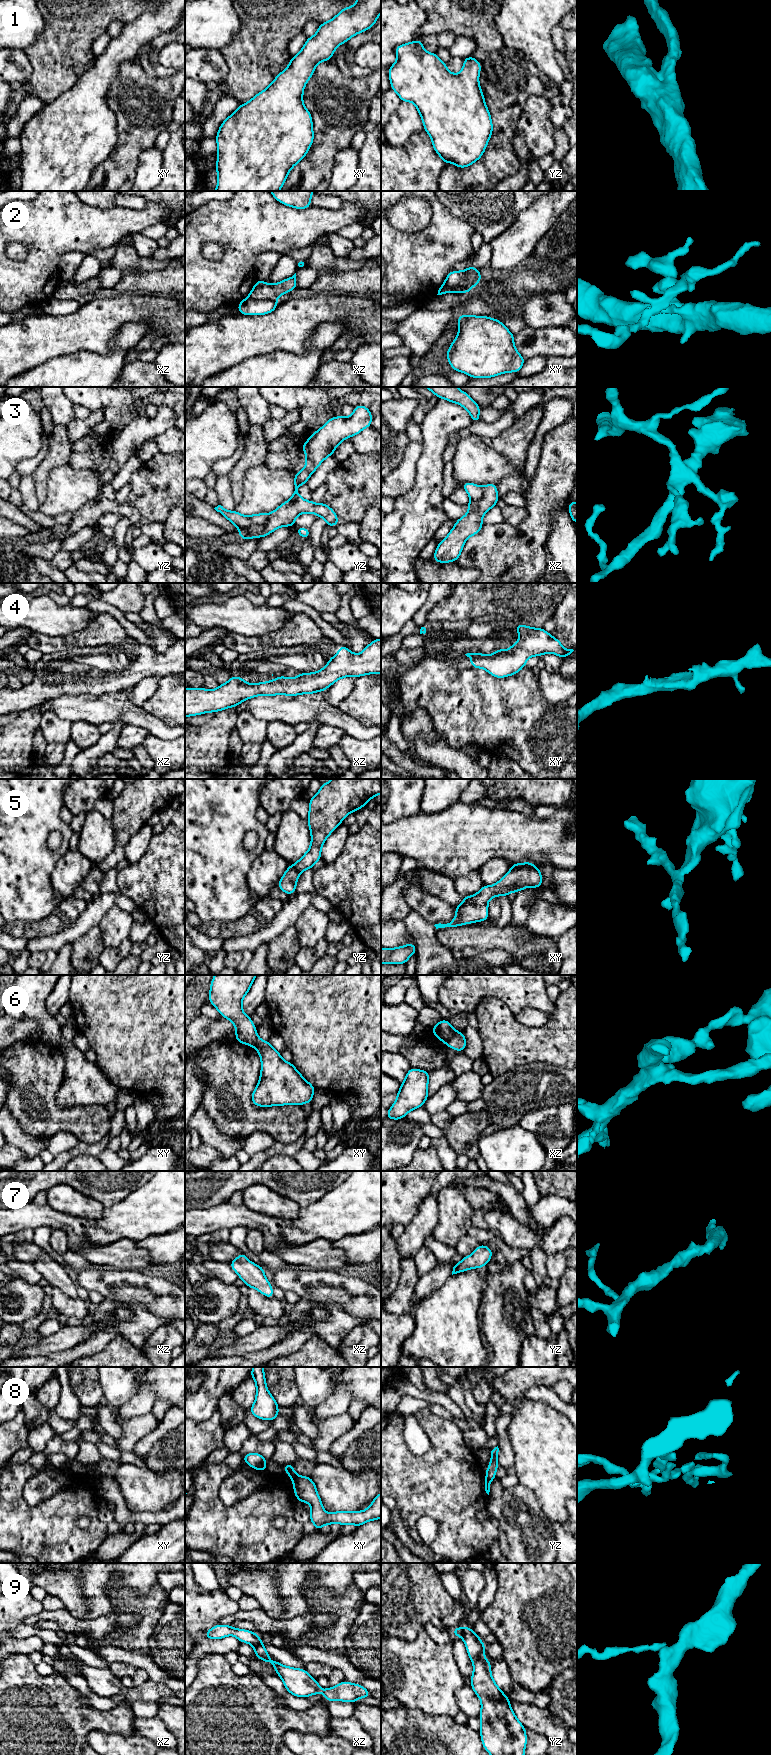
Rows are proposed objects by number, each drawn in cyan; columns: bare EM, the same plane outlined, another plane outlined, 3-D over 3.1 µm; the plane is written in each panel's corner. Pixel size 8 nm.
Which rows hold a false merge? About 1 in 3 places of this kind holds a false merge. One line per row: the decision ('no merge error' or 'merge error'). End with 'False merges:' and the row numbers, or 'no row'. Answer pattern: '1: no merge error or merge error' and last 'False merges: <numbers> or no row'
1: no merge error
2: merge error
3: merge error
4: no merge error
5: merge error
6: merge error
7: no merge error
8: merge error
9: merge error
False merges: 2, 3, 5, 6, 8, 9

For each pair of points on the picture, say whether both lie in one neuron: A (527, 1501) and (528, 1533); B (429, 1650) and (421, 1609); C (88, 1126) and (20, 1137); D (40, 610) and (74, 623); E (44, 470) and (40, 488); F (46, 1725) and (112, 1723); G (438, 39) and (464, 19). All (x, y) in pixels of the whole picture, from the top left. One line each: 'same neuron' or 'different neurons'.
A: same neuron
B: different neurons
C: different neurons
D: same neuron
E: same neuron
F: same neuron
G: different neurons

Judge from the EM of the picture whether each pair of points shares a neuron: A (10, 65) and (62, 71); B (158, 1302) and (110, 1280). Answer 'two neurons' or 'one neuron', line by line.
A: two neurons
B: one neuron

